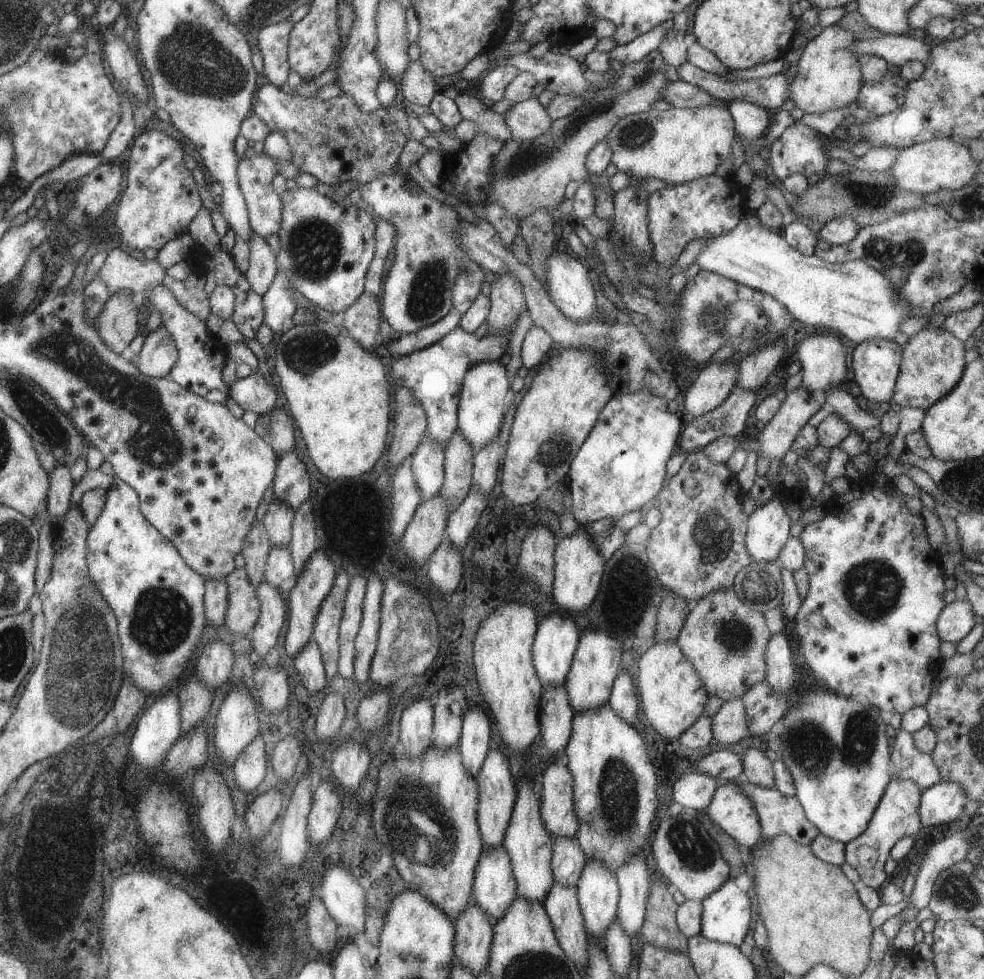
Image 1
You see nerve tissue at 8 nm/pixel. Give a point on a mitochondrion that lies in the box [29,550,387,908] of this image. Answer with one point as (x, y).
(80, 666)

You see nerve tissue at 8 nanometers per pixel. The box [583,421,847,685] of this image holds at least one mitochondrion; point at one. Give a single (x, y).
(712, 535)

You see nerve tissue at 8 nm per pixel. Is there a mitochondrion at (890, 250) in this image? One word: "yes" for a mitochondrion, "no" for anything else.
yes

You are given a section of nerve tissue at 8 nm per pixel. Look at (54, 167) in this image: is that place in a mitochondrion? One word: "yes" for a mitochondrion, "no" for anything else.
no

